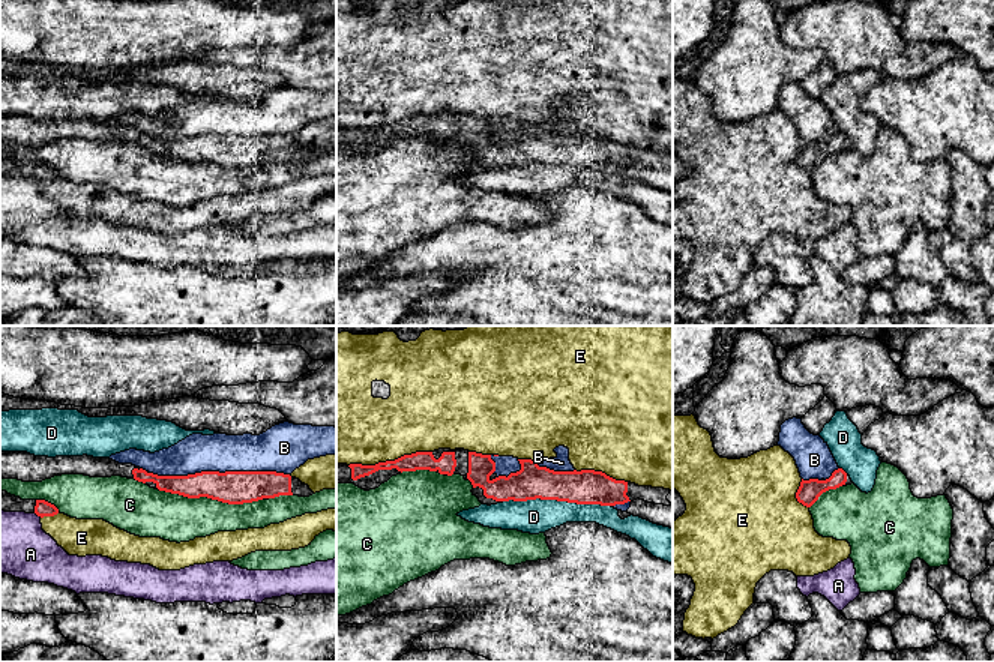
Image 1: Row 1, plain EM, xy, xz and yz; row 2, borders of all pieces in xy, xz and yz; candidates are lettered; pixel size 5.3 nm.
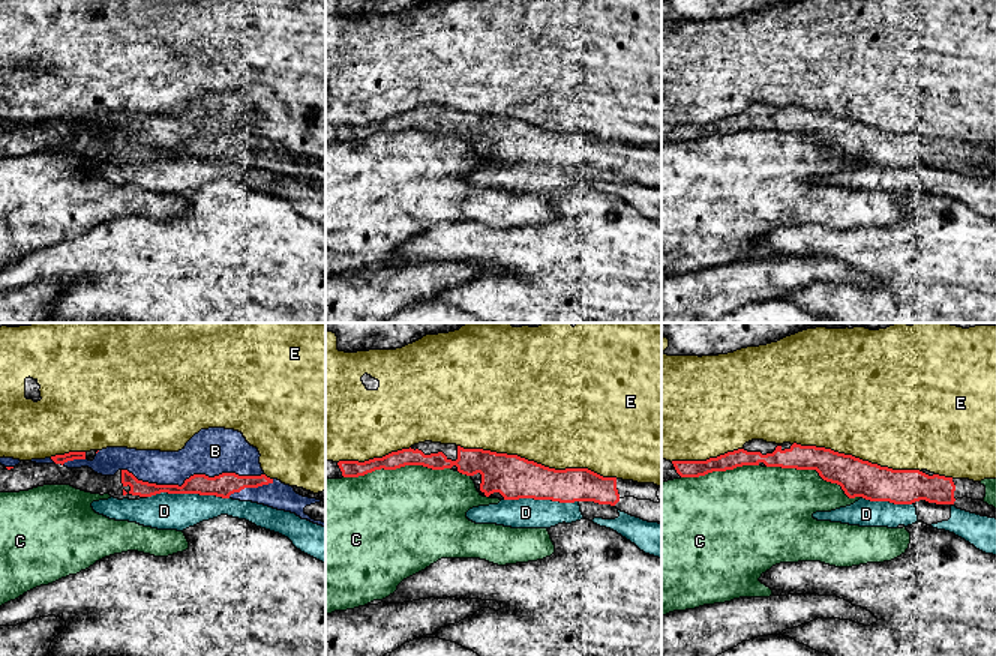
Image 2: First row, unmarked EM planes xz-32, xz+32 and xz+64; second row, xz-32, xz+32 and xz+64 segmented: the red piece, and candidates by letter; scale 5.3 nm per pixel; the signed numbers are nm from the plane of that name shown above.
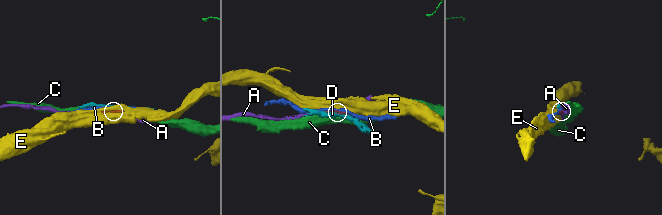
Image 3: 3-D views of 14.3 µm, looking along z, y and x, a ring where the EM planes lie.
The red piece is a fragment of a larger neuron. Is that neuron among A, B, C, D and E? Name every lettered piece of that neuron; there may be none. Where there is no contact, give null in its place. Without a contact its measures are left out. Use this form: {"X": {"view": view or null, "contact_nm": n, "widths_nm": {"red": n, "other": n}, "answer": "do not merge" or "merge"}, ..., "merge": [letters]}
{"A": {"view": "xy", "contact_nm": 50, "widths_nm": {"red": 90, "other": 340}, "answer": "do not merge"}, "B": {"view": "xy", "contact_nm": 750, "widths_nm": {"red": 180, "other": 200}, "answer": "do not merge"}, "C": {"view": "xy", "contact_nm": 550, "widths_nm": {"red": 180, "other": 260}, "answer": "do not merge"}, "D": {"view": "xz", "contact_nm": 600, "widths_nm": {"red": 190, "other": 180}, "answer": "do not merge"}, "E": {"view": "xz", "contact_nm": 460, "widths_nm": {"red": 100, "other": 380}, "answer": "do not merge"}, "merge": []}

